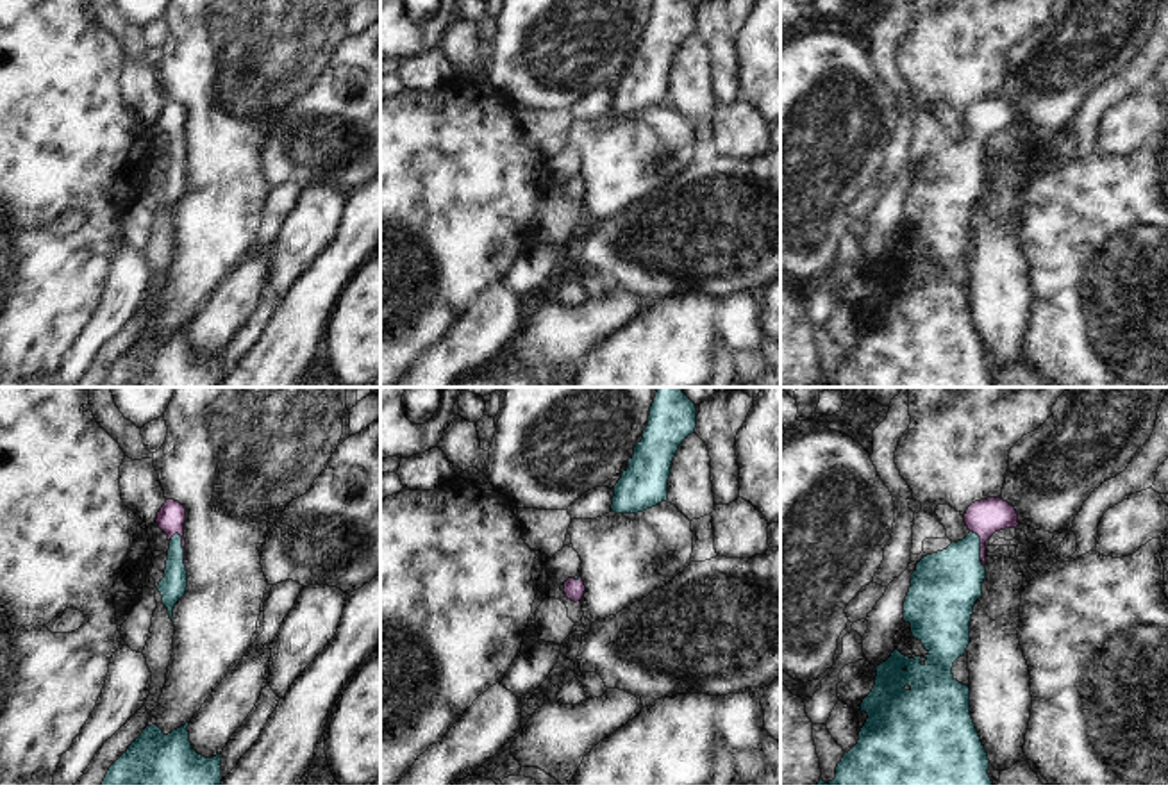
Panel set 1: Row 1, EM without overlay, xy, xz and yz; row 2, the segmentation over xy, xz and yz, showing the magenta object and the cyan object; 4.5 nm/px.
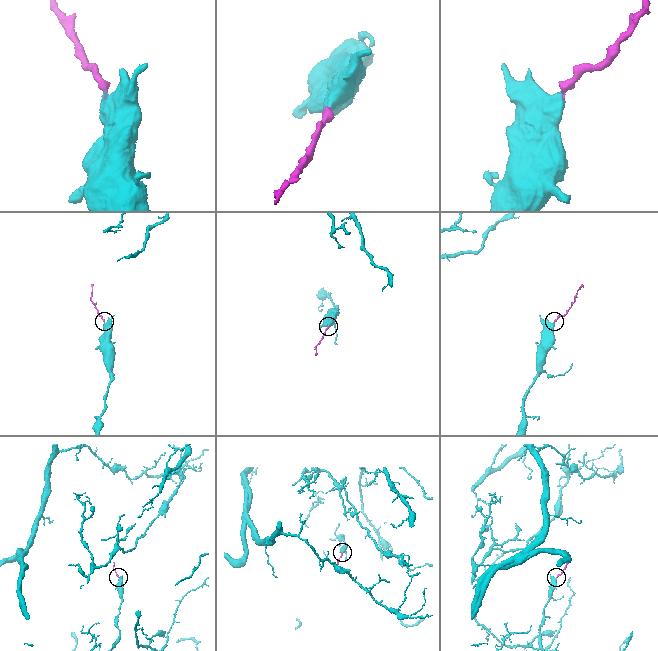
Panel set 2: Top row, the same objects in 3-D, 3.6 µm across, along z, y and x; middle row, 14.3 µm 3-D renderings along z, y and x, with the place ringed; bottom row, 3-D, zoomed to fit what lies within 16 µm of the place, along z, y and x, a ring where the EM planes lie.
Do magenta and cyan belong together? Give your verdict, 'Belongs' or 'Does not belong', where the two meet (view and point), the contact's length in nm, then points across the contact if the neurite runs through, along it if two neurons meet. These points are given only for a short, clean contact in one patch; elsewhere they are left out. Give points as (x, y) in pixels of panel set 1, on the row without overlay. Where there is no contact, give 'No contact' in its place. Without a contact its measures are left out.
Belongs. Touches magenta at xy (183, 147). Shared border 160 nm. Path across: xy (172, 116), (183, 147), (172, 188)

